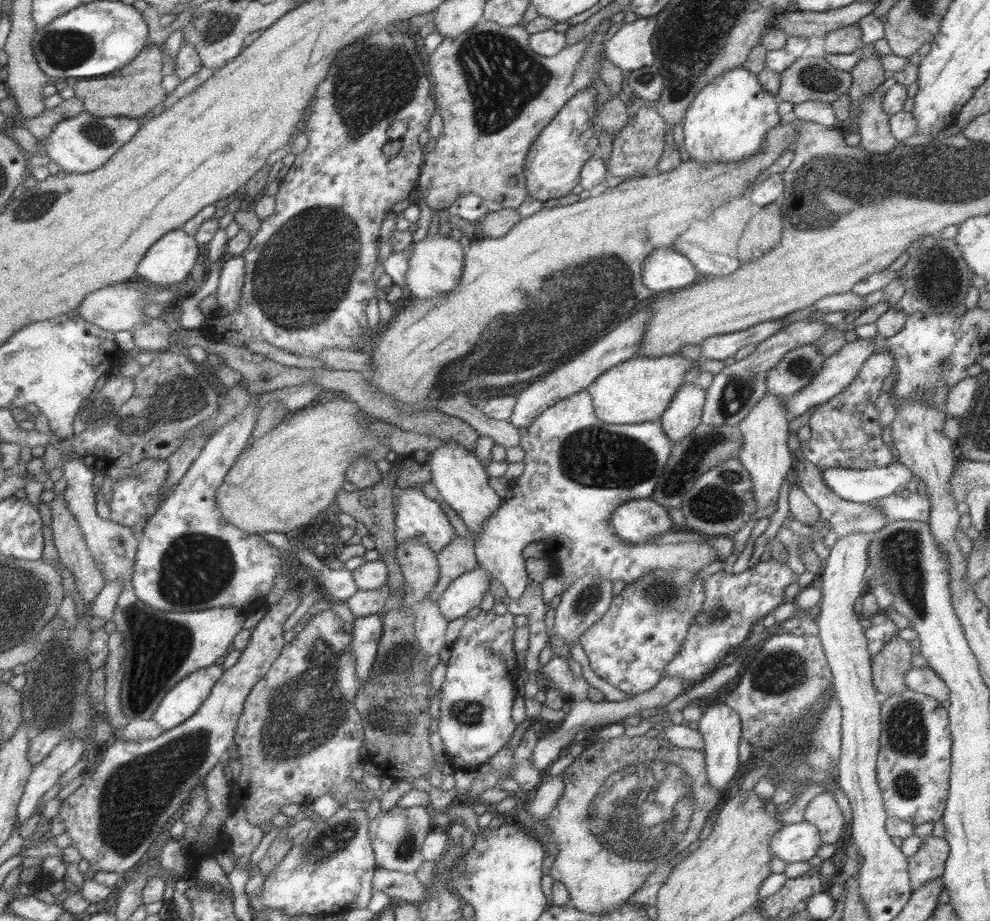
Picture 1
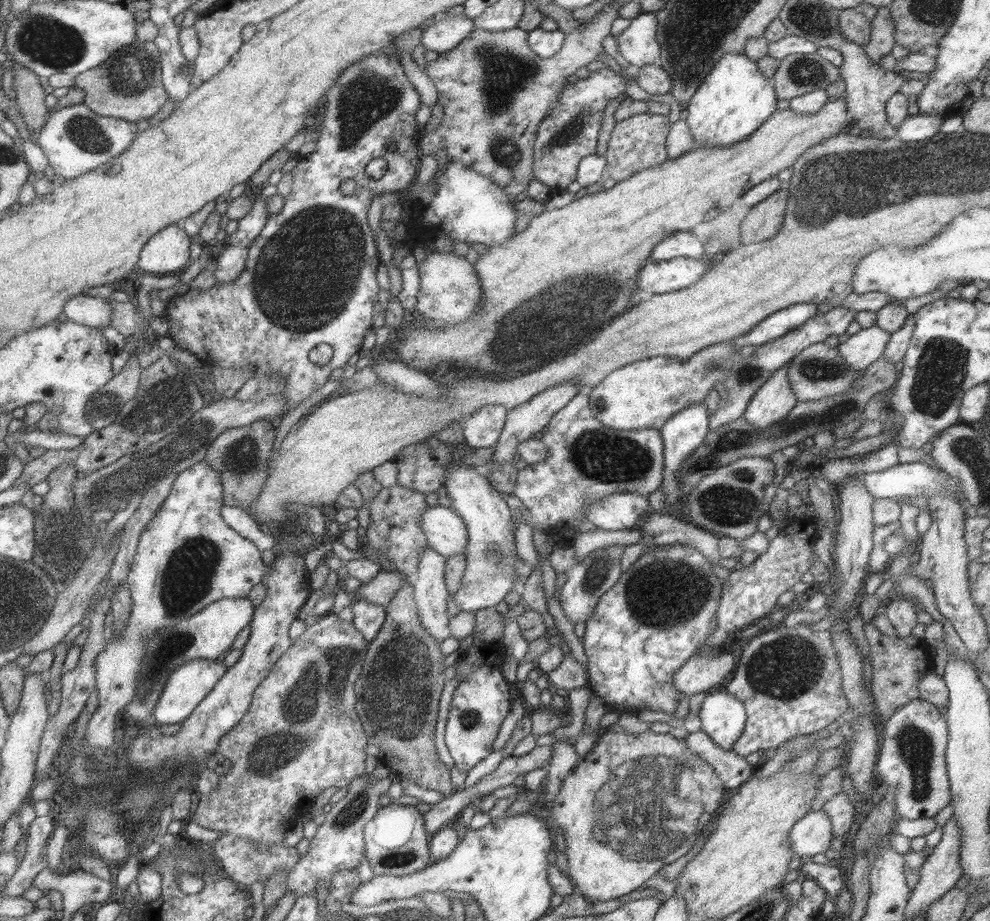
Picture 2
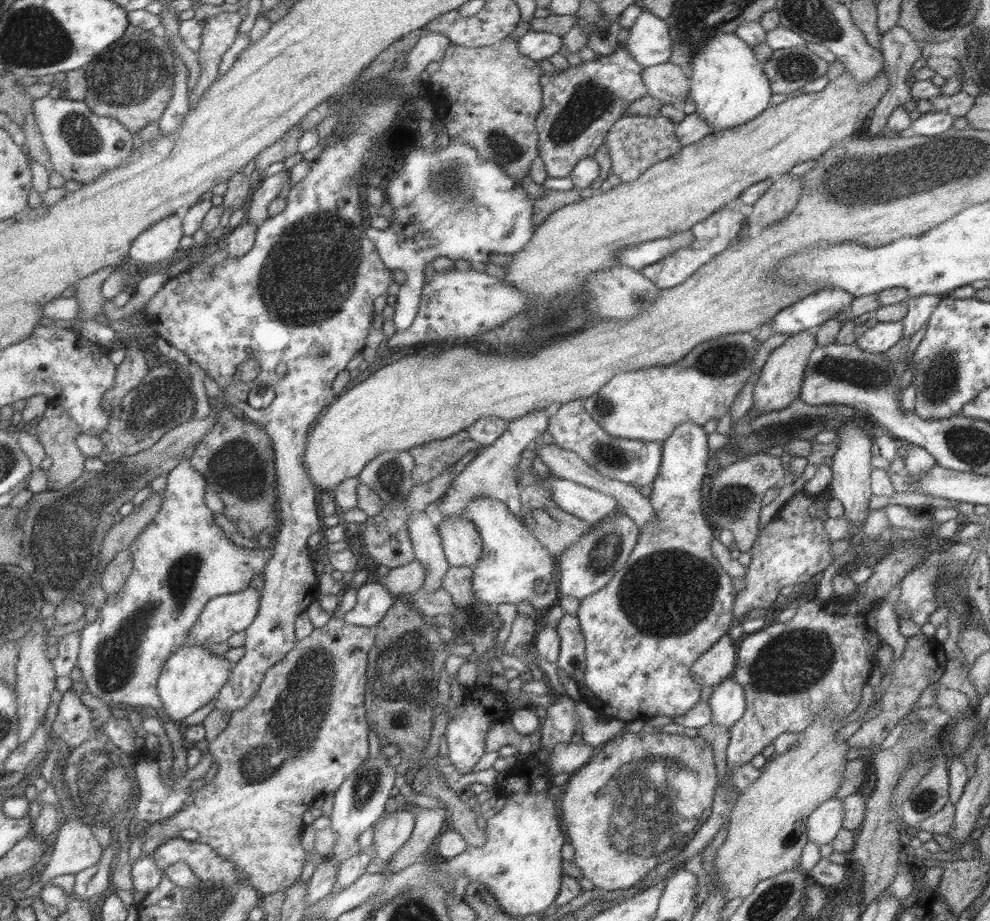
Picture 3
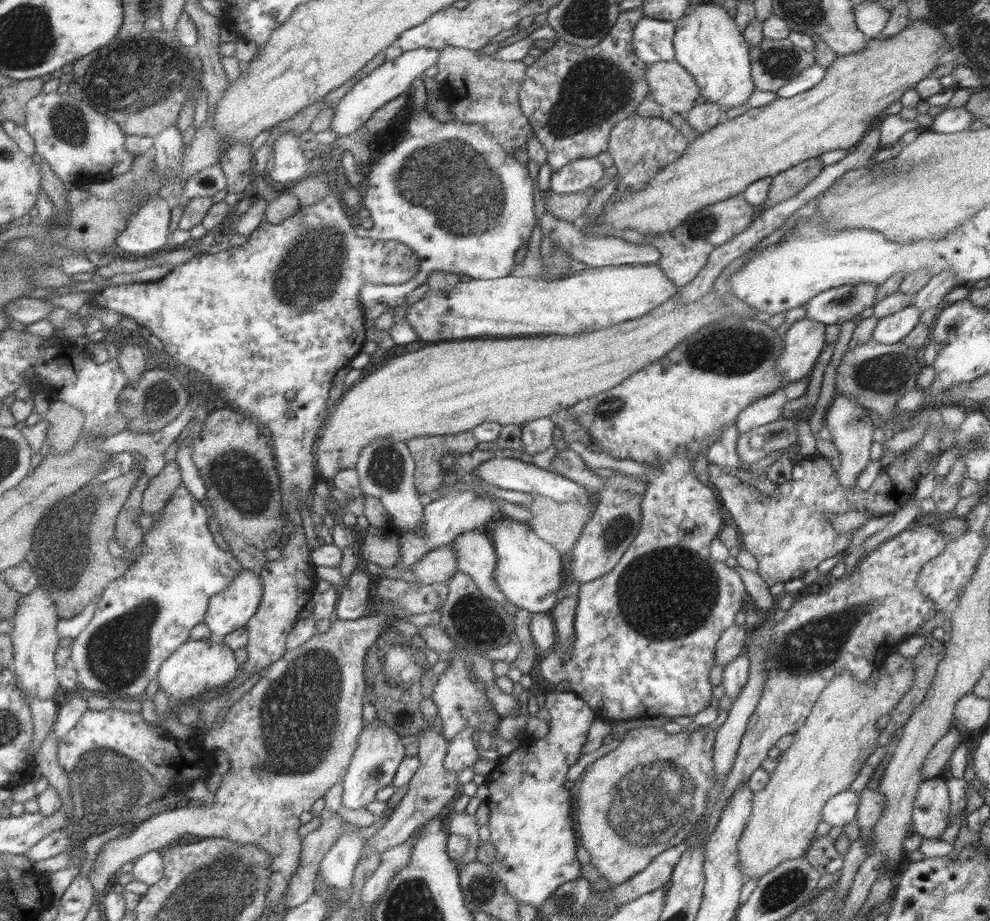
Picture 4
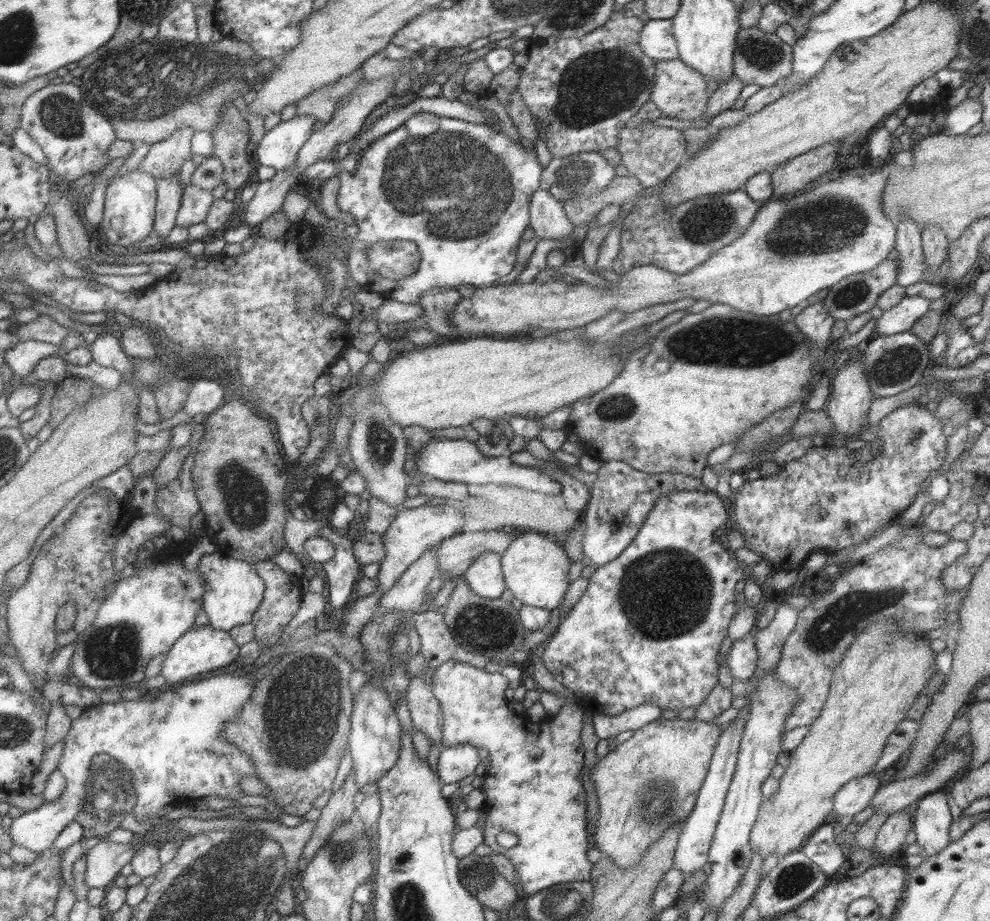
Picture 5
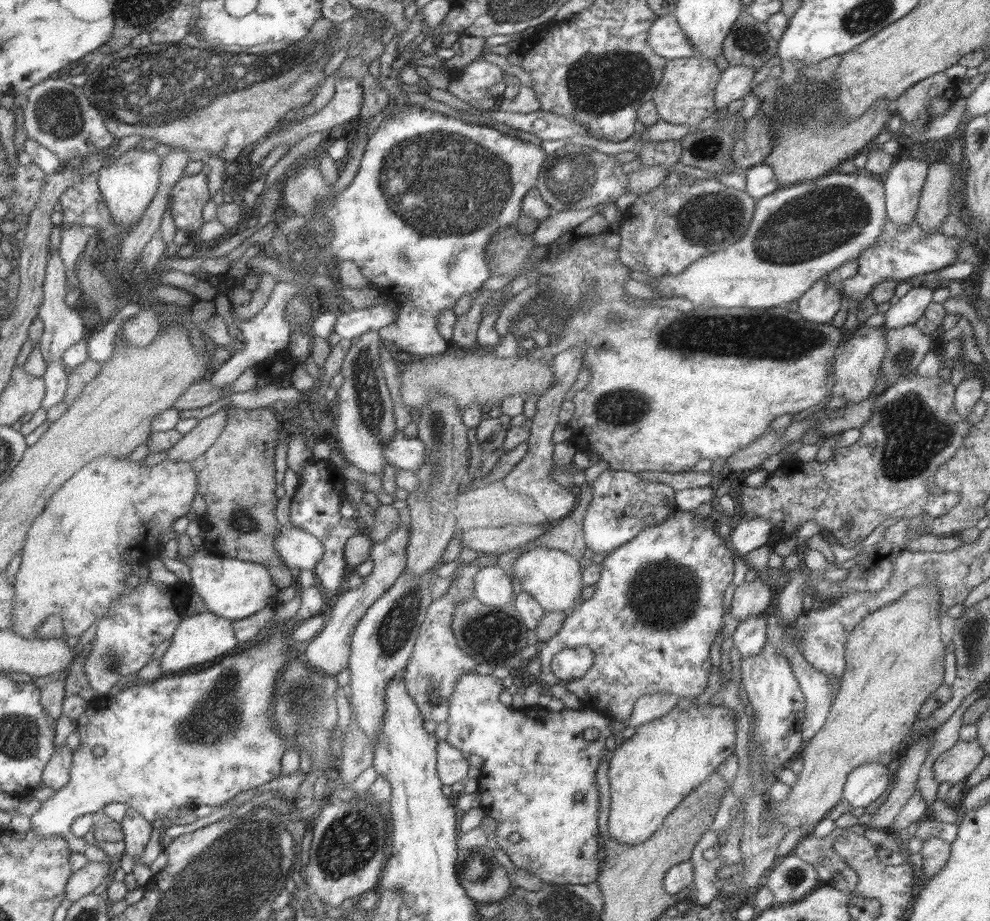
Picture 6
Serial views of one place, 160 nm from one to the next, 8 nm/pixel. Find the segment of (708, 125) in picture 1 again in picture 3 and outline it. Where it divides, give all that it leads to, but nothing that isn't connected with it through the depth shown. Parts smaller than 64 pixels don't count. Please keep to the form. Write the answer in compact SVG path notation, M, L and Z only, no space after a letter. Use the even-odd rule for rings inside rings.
M715 34L690 56L690 91L697 113L713 131L728 129L758 115L769 105L772 92L752 48L735 34Z

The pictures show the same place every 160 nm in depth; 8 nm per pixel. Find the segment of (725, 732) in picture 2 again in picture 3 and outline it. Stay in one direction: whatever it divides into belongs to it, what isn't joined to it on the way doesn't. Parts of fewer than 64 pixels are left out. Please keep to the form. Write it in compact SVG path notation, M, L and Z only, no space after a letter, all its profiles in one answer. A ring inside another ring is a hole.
M727 677L712 687L708 700L713 725L729 728L743 714L744 690L733 678Z

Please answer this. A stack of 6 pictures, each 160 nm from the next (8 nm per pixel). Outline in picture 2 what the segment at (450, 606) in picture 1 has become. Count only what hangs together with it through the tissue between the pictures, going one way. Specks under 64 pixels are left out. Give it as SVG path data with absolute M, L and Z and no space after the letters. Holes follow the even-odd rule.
M457 463L457 465L446 468L443 487L451 499L450 508L463 520L467 534L467 544L464 550L465 570L459 588L455 591L455 594L451 594L451 597L453 597L455 604L461 611L473 612L481 608L495 607L501 600L504 600L508 592L514 590L516 581L514 562L518 558L518 554L516 553L514 536L511 534L511 531L513 531L513 528L511 528L511 514L513 514L513 511L509 510L507 503L501 498L500 492L489 484L487 477L476 473L475 469L469 467L469 465Z

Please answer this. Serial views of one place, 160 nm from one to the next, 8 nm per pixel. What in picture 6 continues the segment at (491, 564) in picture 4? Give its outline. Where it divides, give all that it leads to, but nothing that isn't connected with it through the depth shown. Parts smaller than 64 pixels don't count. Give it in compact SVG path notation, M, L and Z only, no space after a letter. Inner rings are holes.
M497 564L475 569L474 597L485 606L503 606L513 602L513 586L507 570Z

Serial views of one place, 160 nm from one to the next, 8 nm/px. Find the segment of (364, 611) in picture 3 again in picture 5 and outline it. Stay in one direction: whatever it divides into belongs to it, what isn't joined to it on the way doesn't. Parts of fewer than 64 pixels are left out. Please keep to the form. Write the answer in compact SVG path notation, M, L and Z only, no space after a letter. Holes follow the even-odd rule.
M326 525L318 530L316 536L328 540L335 549L332 557L317 564L327 582L326 602L330 608L345 608L351 602L349 594L355 581L361 576L362 565L352 553L352 543L345 534Z

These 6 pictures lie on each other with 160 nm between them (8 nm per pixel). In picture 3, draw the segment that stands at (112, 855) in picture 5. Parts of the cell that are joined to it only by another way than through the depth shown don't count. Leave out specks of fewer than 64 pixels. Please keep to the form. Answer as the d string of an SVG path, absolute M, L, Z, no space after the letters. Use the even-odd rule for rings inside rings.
M336 616L331 618L321 627L314 628L308 636L299 641L295 641L293 648L279 660L277 664L267 669L264 677L261 679L259 688L255 691L255 696L242 706L239 710L234 710L230 714L227 726L221 734L218 734L211 742L208 742L208 752L213 760L218 763L218 771L213 779L195 790L194 801L186 807L180 808L170 817L154 823L149 823L137 828L143 840L157 838L160 836L164 841L179 836L181 830L191 828L197 832L196 841L209 845L211 850L219 856L223 856L225 860L229 860L235 870L241 870L245 874L245 878L249 880L249 884L253 886L260 896L269 895L275 892L284 893L284 891L294 884L300 876L302 867L306 864L307 855L304 853L299 840L305 824L301 821L301 814L312 806L315 799L327 797L334 793L337 787L343 782L343 779L354 772L358 766L368 757L367 753L367 732L368 723L364 709L364 688L367 683L366 664L369 649L375 642L376 634L373 627L357 626L349 624Z

